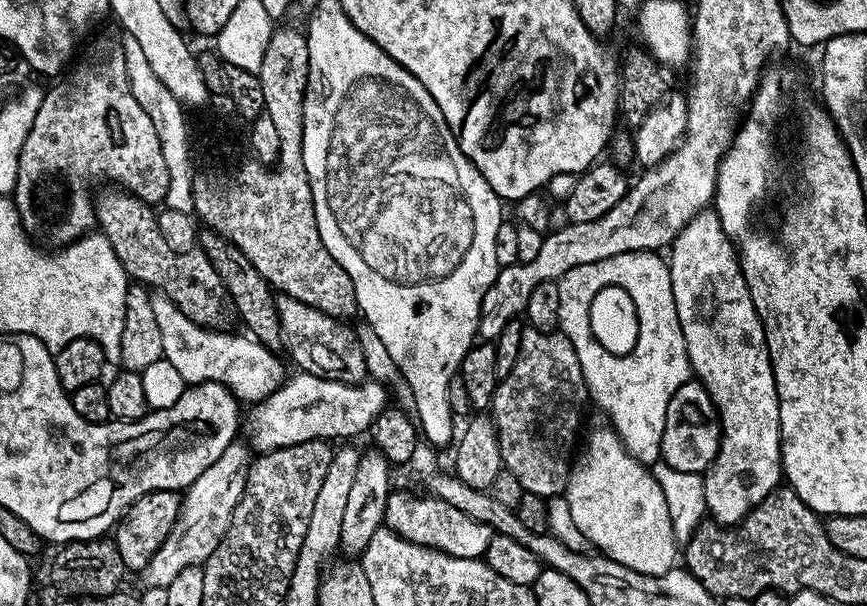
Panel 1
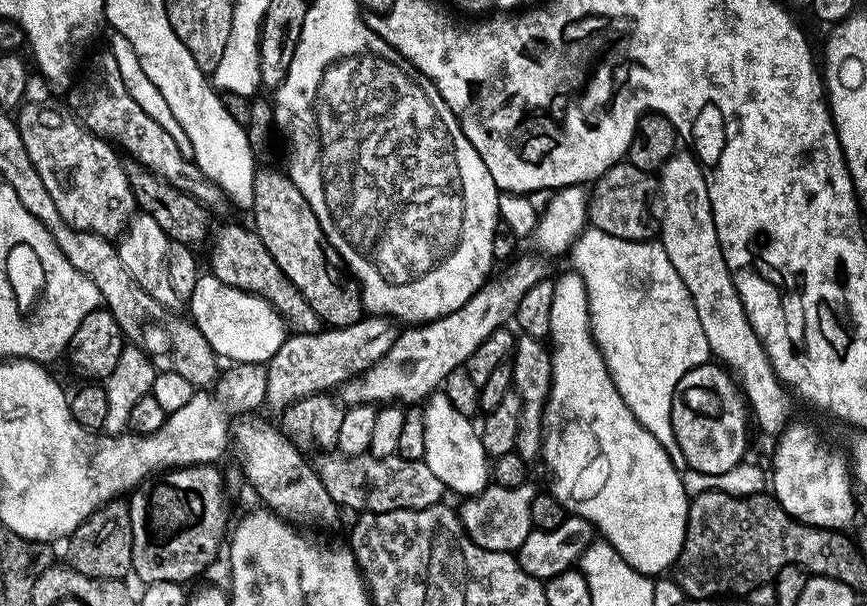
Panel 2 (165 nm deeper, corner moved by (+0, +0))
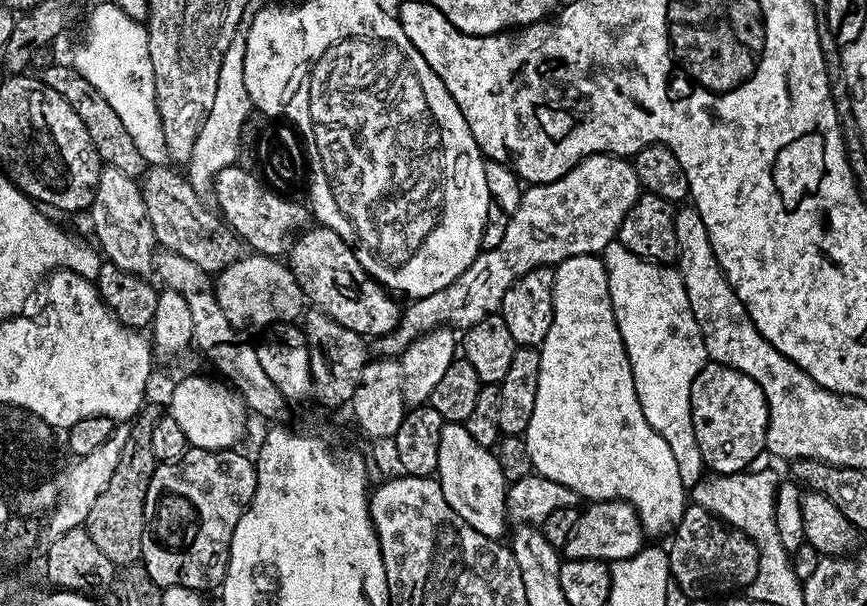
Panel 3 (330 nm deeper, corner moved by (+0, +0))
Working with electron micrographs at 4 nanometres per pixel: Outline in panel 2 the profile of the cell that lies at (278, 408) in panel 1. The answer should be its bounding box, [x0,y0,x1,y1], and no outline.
[339,255,549,406]

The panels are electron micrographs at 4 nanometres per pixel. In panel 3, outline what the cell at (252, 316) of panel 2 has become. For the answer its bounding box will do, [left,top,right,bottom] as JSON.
[214,254,304,328]

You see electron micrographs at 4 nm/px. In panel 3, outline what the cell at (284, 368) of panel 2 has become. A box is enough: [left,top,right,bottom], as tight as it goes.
[371,154,642,358]

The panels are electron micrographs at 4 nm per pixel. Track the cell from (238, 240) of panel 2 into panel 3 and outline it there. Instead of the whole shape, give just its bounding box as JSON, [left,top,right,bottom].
[139,163,242,274]

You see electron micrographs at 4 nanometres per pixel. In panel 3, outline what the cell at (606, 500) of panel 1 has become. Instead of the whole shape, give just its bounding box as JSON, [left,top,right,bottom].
[523,255,686,537]

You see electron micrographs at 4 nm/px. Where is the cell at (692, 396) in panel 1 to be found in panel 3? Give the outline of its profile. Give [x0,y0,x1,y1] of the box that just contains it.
[690,362,768,475]

